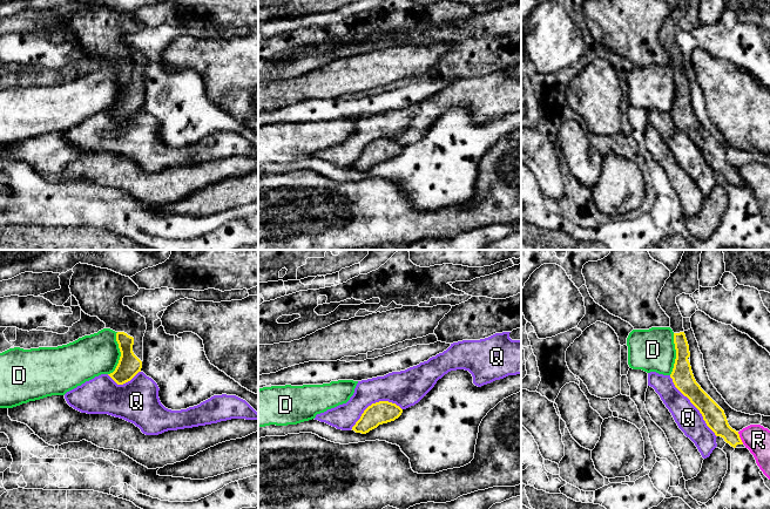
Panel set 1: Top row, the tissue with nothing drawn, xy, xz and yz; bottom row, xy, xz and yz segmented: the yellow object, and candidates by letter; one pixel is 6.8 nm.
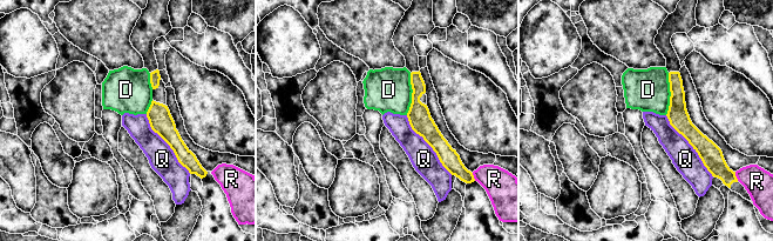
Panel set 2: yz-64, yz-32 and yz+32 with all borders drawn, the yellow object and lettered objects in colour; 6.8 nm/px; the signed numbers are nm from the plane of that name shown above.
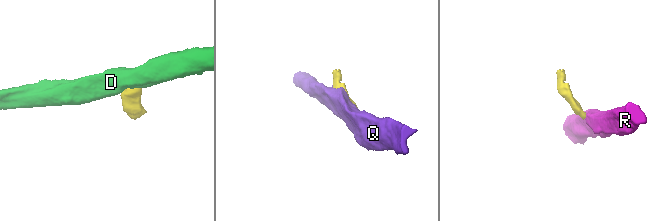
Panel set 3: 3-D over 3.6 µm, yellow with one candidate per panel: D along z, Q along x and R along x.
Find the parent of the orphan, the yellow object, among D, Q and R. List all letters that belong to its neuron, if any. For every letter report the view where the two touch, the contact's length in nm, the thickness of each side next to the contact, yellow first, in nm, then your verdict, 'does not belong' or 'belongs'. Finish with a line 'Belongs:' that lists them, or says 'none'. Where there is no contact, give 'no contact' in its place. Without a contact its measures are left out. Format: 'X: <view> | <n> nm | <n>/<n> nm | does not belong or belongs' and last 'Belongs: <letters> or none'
D: xy | 300 nm | 160/280 nm | does not belong
Q: yz | 550 nm | 150/180 nm | does not belong
R: yz | 100 nm | 150/180 nm | does not belong
Belongs: none

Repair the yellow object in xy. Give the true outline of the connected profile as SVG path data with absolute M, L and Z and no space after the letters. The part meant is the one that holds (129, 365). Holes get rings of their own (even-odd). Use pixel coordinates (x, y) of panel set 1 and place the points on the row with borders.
M79 263L72 270L74 273L69 289L81 310L90 317L97 317L106 324L106 328L116 332L121 357L115 371L108 375L117 385L123 385L130 381L142 368L143 337L147 330L146 318L123 305L123 298L135 296L140 289L129 277L108 269Z

